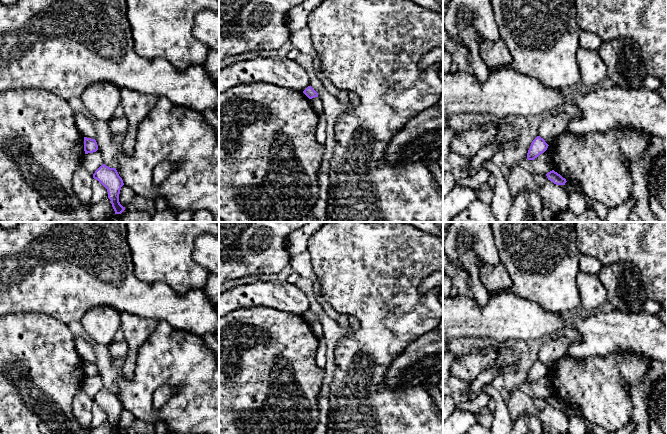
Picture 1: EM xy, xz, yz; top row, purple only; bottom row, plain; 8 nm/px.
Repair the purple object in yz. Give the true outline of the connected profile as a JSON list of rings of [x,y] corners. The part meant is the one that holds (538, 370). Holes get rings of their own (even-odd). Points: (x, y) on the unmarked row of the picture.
[[[537,360],[531,367],[531,370],[527,377],[527,383],[534,384],[540,378],[544,377],[547,374],[548,370],[549,369],[545,366],[543,362]]]

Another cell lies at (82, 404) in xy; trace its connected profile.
[[[80,387],[73,399],[73,413],[83,429],[92,428],[93,403],[93,399],[91,399],[83,388]]]

